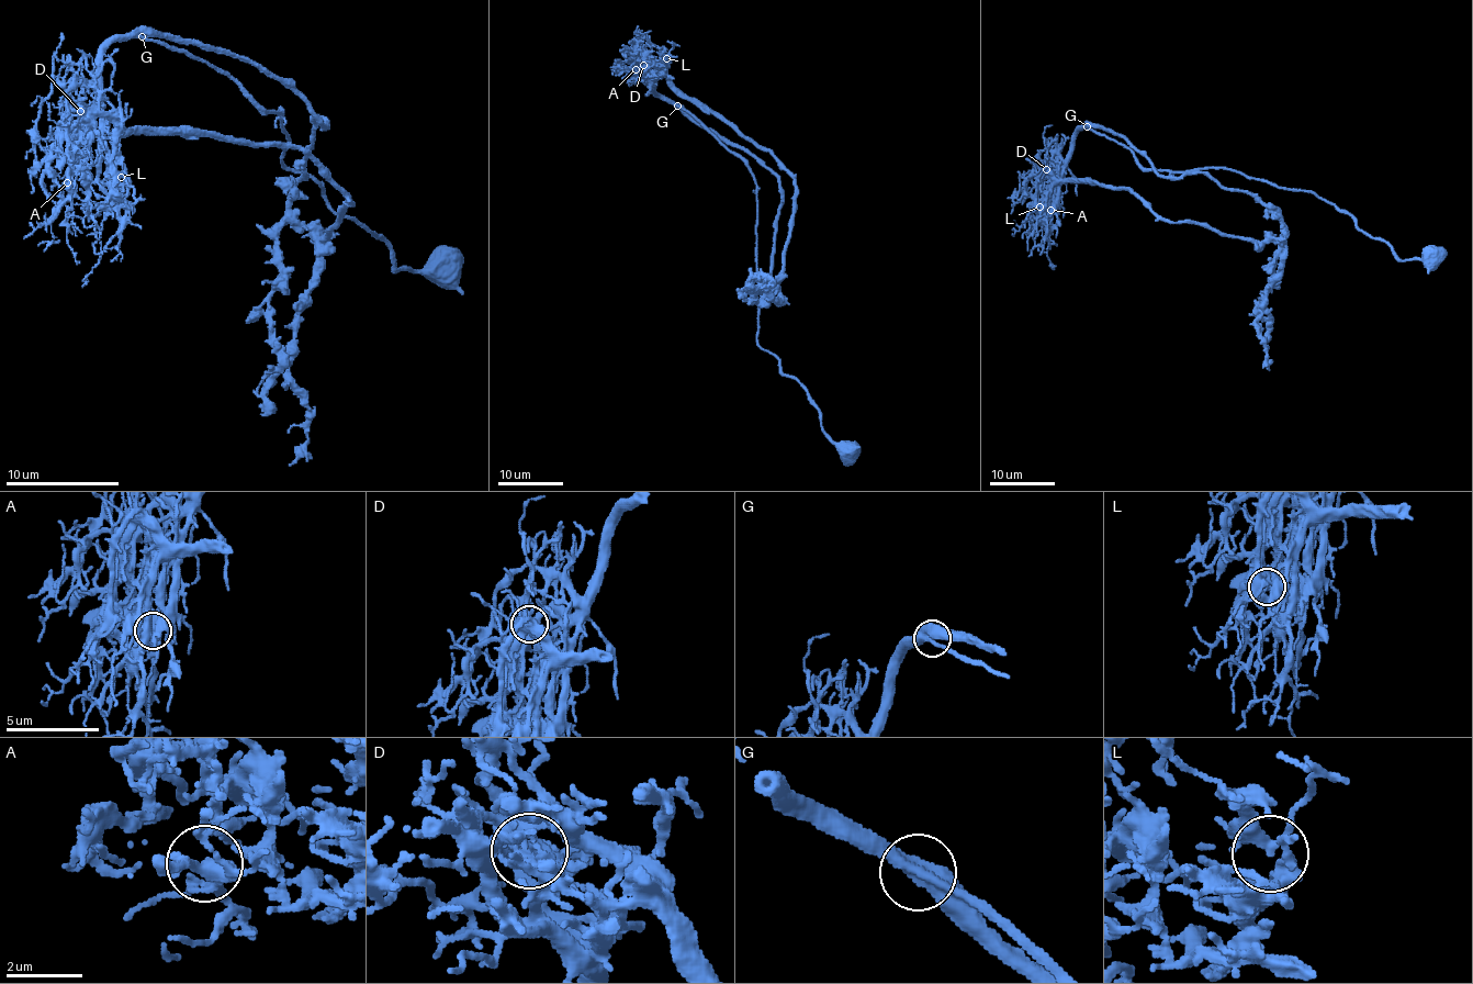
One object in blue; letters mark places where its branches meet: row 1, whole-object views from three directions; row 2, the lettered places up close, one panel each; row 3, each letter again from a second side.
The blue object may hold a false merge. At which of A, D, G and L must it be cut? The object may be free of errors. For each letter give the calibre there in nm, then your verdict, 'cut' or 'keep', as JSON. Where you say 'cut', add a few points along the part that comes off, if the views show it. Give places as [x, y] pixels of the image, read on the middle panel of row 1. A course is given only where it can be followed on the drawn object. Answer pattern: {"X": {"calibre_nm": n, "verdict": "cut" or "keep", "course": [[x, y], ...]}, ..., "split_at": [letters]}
{"A": {"calibre_nm": 340, "verdict": "keep"}, "D": {"calibre_nm": 240, "verdict": "cut", "course": [[643, 64], [651, 62], [794, 178], [795, 213], [777, 304], [763, 275], [771, 284], [761, 288]]}, "G": {"calibre_nm": 320, "verdict": "keep"}, "L": {"calibre_nm": 360, "verdict": "keep"}, "split_at": ["D"]}

